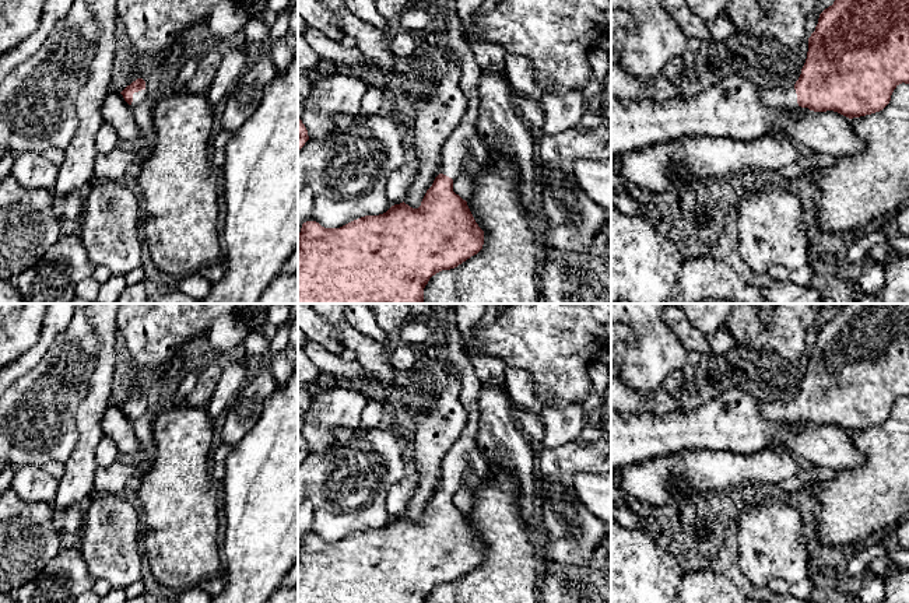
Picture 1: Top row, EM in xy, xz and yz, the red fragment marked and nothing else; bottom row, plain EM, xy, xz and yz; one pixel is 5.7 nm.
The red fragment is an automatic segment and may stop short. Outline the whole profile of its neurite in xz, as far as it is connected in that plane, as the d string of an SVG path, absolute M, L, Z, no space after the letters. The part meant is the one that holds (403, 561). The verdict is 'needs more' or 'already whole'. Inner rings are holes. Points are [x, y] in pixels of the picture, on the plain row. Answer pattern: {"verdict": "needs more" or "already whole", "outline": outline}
{"verdict": "needs more", "outline": "M431 306L425 323L439 362L457 375L460 402L468 416L464 431L442 462L439 488L418 522L403 515L383 527L365 529L340 541L324 541L316 534L303 536L298 547L298 603L424 603L432 589L457 581L482 562L484 544L467 515L453 505L453 494L468 469L467 456L475 451L482 452L477 442L482 383L464 351L454 308L441 322L436 308Z"}

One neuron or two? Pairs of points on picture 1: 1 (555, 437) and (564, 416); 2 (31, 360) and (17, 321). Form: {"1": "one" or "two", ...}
{"1": "one", "2": "two"}

